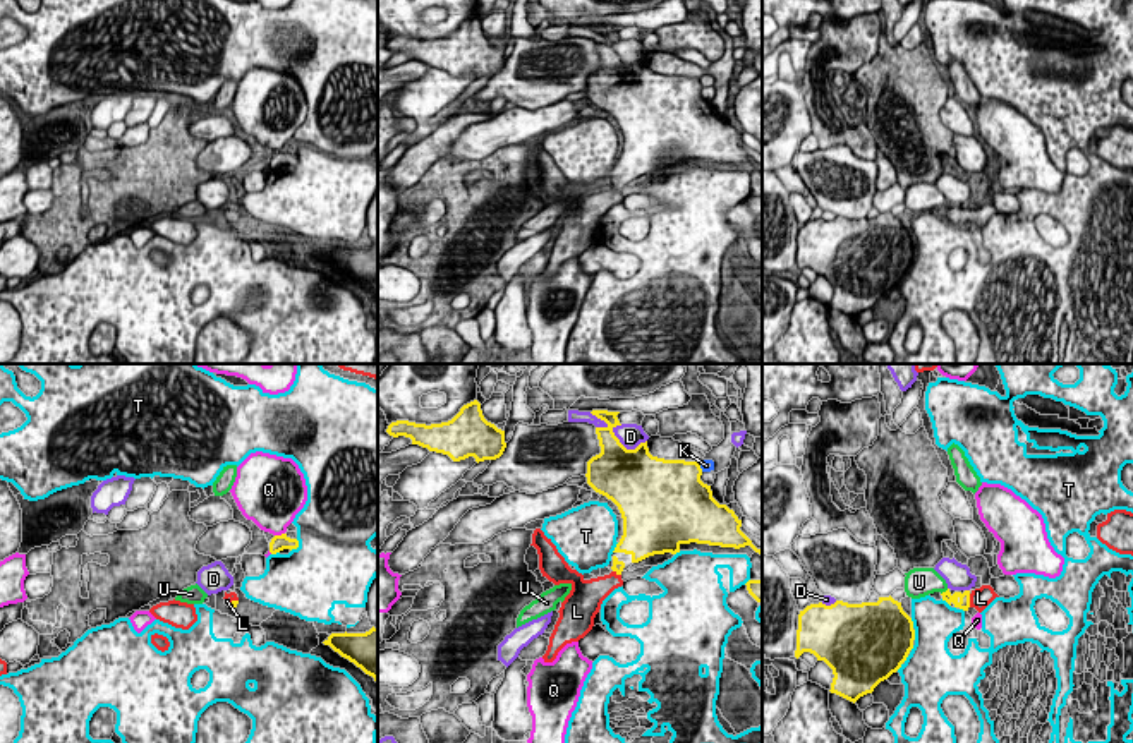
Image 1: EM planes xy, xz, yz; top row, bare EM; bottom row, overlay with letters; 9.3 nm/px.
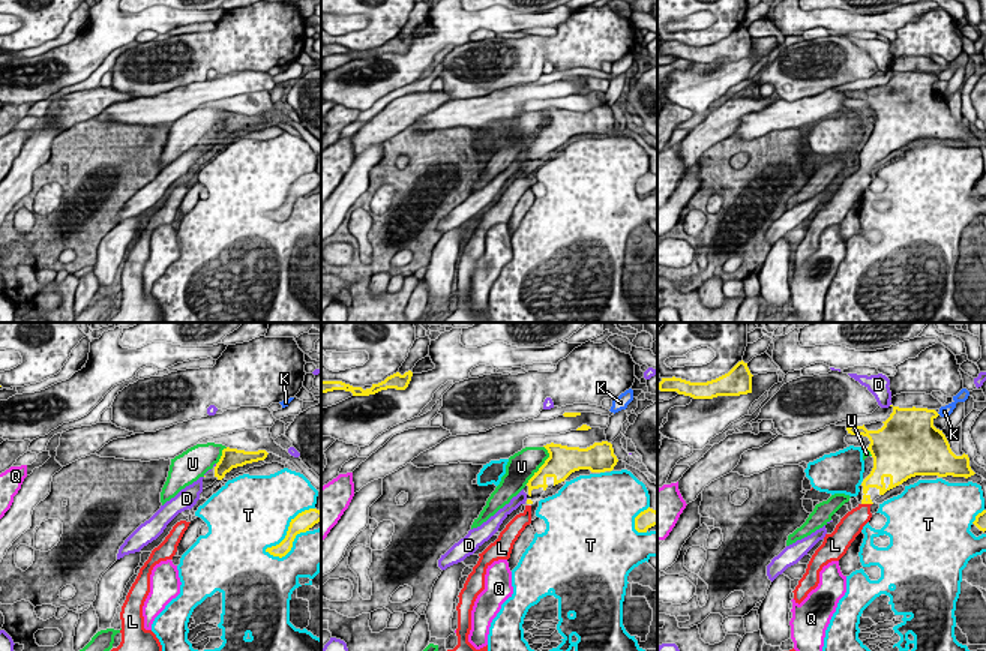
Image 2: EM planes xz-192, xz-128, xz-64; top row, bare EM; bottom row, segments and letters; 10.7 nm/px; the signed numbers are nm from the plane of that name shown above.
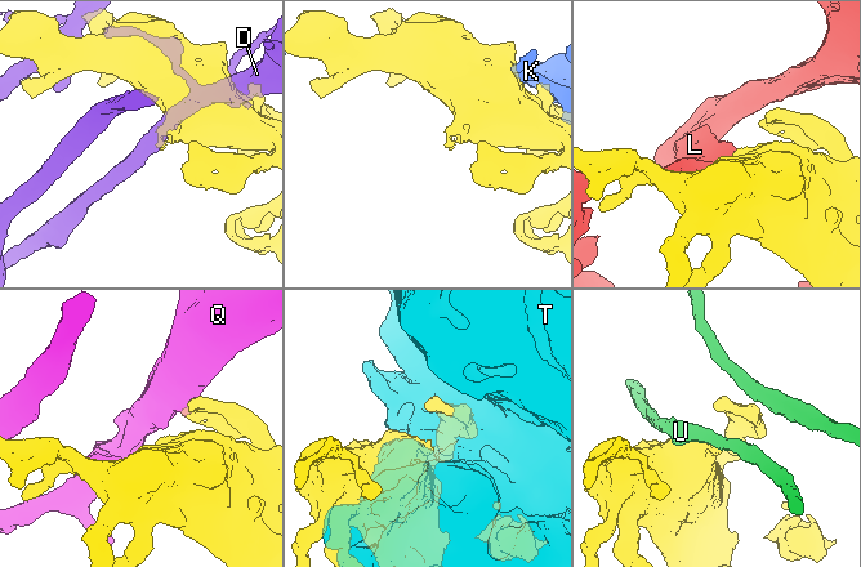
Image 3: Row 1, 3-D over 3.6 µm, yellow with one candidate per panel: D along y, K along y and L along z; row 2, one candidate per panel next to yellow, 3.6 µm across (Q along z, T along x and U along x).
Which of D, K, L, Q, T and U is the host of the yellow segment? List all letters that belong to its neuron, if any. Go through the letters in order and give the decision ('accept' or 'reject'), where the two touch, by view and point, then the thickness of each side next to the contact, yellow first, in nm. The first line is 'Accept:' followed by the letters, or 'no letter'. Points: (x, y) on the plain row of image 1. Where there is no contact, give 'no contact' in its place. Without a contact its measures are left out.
Accept: L
D: reject | xz (625, 64) | 500/220 nm
K: reject | xz (699, 83) | 420/120 nm
L: accept | yz (969, 217) | 100/190 nm
Q: reject | xy (278, 151) | 160/400 nm
T: reject | xy (297, 162) | 160/500 nm
U: reject | yz (946, 206) | 100/260 nm

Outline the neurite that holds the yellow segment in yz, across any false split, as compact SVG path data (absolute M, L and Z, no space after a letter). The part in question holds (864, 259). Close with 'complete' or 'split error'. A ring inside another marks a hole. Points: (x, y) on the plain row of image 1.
M891 211L862 220L836 216L826 221L819 218L798 230L795 273L810 268L817 276L824 276L834 290L829 307L855 319L901 283L913 264L913 256L913 237L903 227L901 218Z; complete

